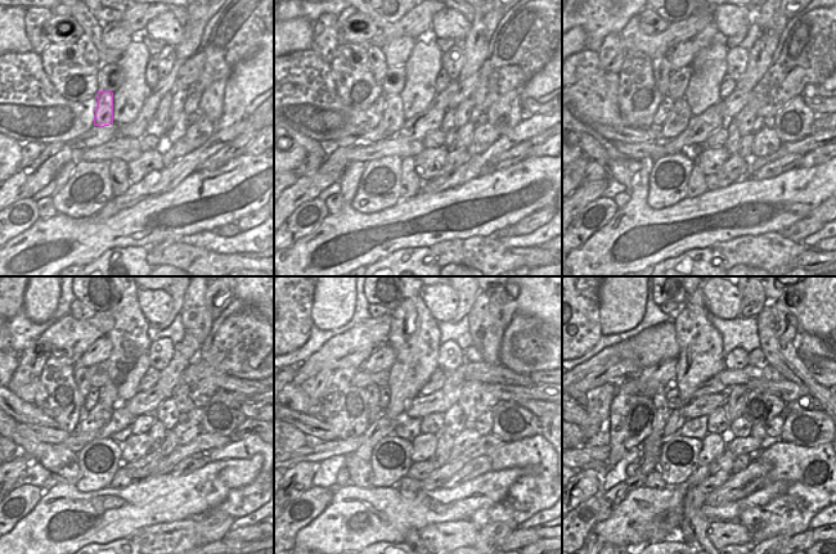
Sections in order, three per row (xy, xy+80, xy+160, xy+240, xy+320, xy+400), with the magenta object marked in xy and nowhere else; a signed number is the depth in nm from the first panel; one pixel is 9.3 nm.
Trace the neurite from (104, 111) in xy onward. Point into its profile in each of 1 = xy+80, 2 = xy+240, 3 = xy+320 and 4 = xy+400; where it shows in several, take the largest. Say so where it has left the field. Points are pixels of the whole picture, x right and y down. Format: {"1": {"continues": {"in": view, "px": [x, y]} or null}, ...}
{"1": {"continues": {"in": "xy+80", "px": [392, 118]}}, "2": {"continues": {"in": "xy+240", "px": [99, 415]}}, "3": {"continues": {"in": "xy+320", "px": [383, 426]}}, "4": {"continues": {"in": "xy+400", "px": [608, 501]}}}

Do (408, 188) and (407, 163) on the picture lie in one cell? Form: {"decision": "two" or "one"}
{"decision": "one"}

